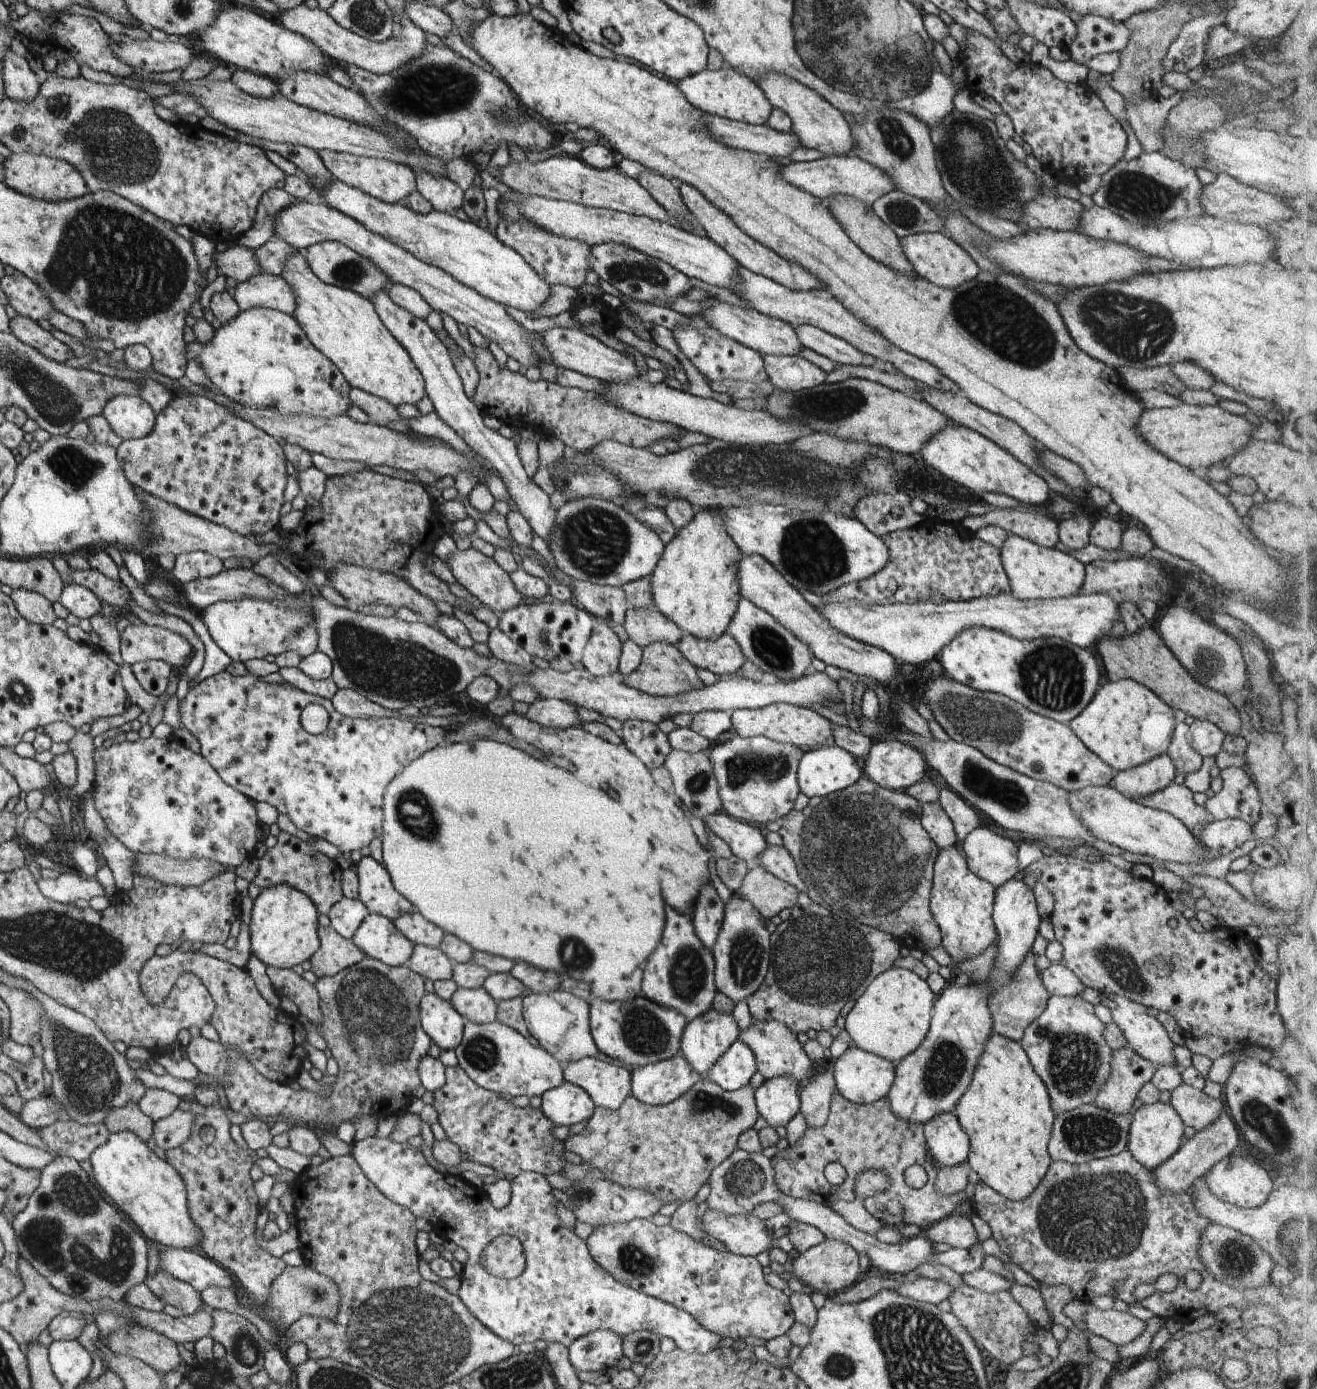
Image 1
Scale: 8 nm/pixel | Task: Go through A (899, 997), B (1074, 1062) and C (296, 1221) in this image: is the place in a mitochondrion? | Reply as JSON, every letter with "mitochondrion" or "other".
{"A":"other","B":"mitochondrion","C":"other"}

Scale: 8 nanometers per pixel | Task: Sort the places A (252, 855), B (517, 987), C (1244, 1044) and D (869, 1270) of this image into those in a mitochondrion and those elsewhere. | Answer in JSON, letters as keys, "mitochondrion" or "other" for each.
{"A":"other","B":"other","C":"other","D":"other"}

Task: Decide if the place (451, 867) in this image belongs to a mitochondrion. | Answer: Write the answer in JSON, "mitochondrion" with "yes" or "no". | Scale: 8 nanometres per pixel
{"mitochondrion":"no"}

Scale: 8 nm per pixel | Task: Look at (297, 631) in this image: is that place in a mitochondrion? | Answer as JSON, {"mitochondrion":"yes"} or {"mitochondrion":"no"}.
{"mitochondrion":"yes"}

